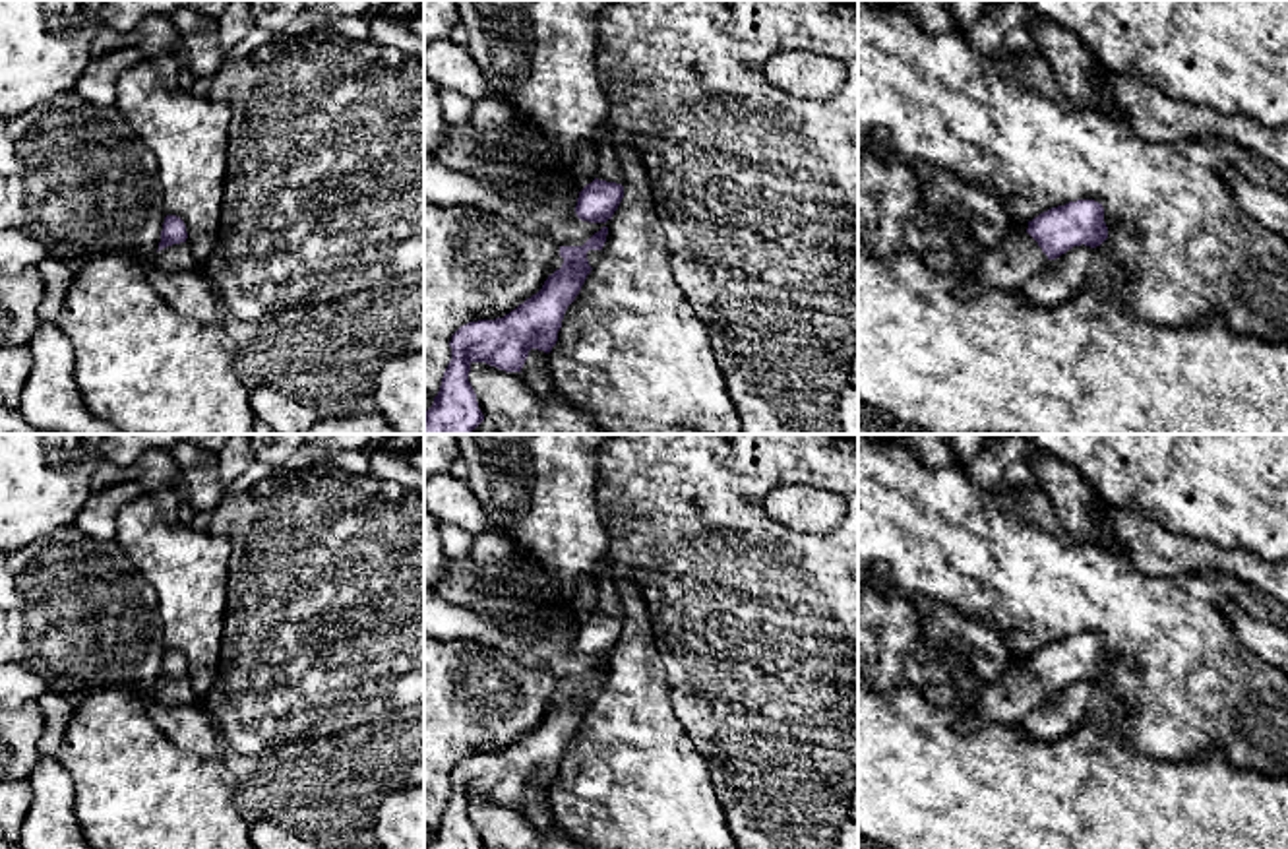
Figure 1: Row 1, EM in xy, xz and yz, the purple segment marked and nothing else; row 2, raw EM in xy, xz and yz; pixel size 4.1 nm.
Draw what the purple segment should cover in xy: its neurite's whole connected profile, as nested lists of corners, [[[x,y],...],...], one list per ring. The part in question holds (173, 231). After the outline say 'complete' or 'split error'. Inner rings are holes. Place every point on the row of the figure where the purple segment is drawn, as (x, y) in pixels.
[[[167,215],[155,264],[165,271],[199,269],[198,262],[190,254],[186,238],[188,233],[184,221],[176,215]]]; split error

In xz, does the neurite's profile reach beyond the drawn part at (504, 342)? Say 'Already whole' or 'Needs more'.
Already whole

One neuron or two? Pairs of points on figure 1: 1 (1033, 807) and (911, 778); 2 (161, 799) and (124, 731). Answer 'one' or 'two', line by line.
1: one
2: one

